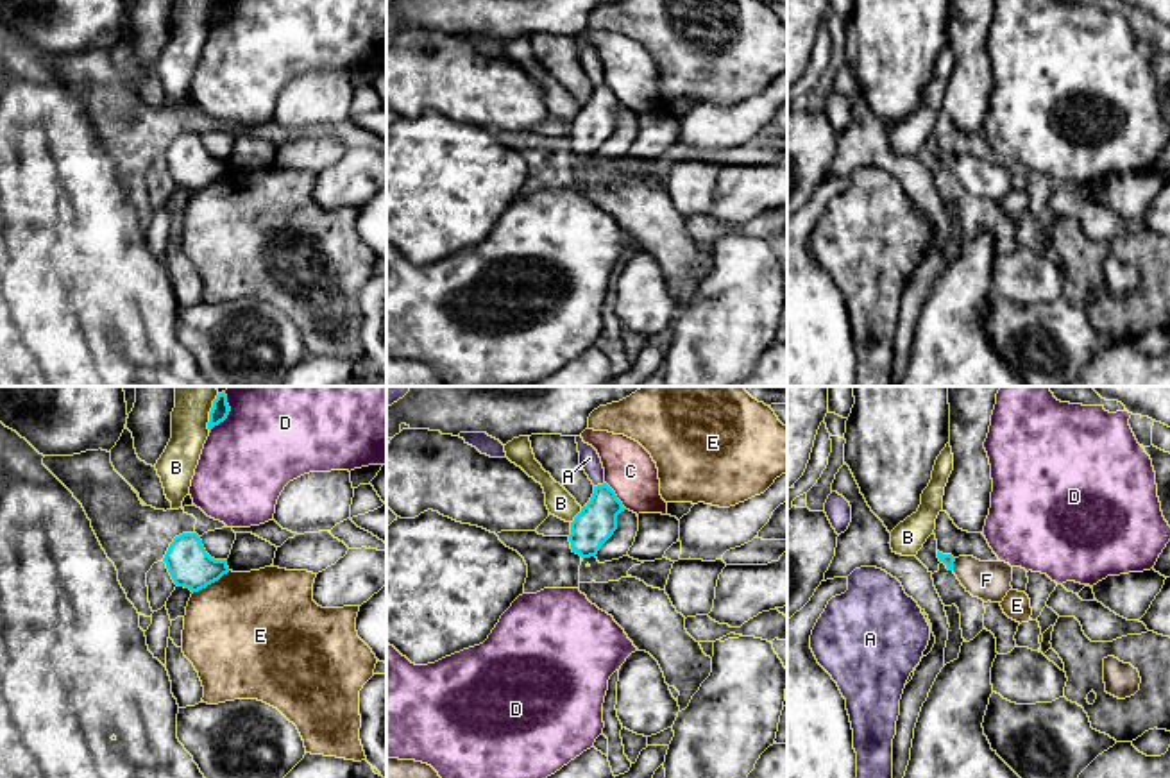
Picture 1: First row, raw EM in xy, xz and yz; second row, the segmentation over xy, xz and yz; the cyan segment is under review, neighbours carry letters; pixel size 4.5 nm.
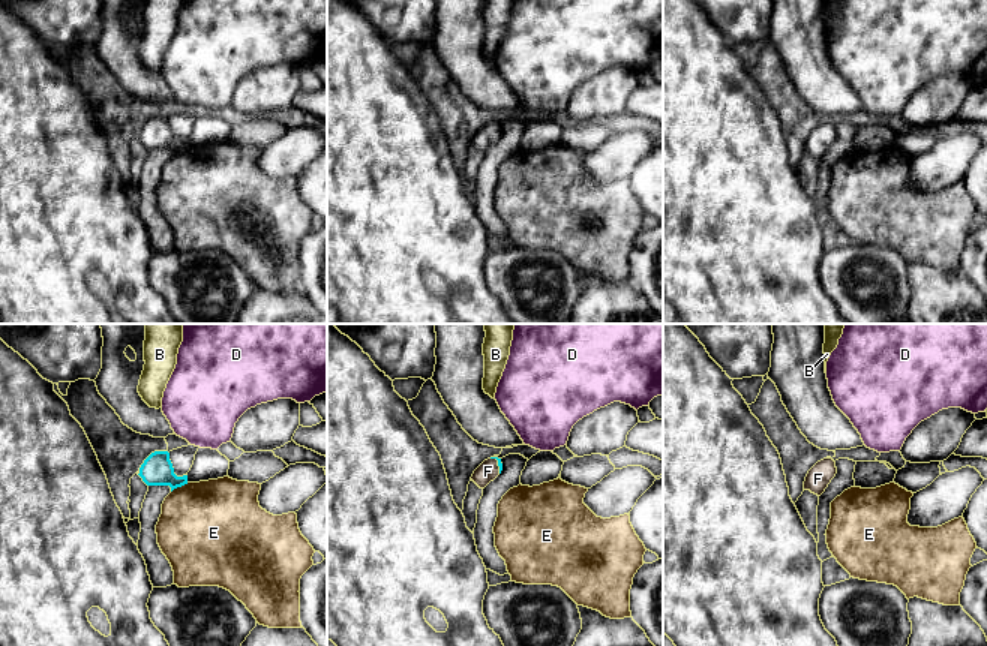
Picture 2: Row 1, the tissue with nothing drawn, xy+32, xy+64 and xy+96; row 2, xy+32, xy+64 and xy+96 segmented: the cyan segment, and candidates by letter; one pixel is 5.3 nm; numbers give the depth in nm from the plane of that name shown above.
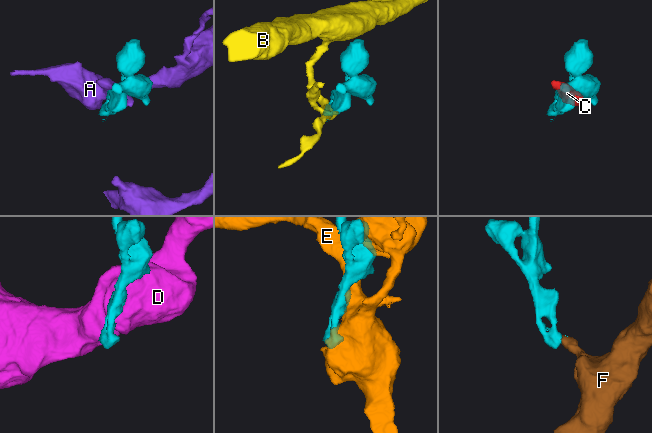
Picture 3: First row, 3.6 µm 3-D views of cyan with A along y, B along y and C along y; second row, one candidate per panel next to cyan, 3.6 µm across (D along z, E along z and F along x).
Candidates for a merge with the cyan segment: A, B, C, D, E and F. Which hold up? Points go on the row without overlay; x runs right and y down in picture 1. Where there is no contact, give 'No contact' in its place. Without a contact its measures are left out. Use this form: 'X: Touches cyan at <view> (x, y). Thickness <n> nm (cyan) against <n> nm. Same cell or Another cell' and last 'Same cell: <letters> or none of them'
A: Touches cyan at xz (598, 84). Thickness 180 nm (cyan) against 90 nm. Another cell
B: Touches cyan at xy (210, 16). Thickness 80 nm (cyan) against 160 nm. Another cell
C: Touches cyan at xz (616, 95). Thickness 180 nm (cyan) against 220 nm. Another cell
D: Touches cyan at xy (224, 18). Thickness 80 nm (cyan) against 420 nm. Another cell
E: Touches cyan at xy (211, 181). Thickness 190 nm (cyan) against 480 nm. Another cell
F: Touches cyan at yz (952, 163). Thickness 50 nm (cyan) against 180 nm. Same cell
Same cell: F

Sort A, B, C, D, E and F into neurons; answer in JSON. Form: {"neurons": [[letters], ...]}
{"neurons": [["A"], ["B"], ["C"], ["D"], ["E"], ["F"]]}

